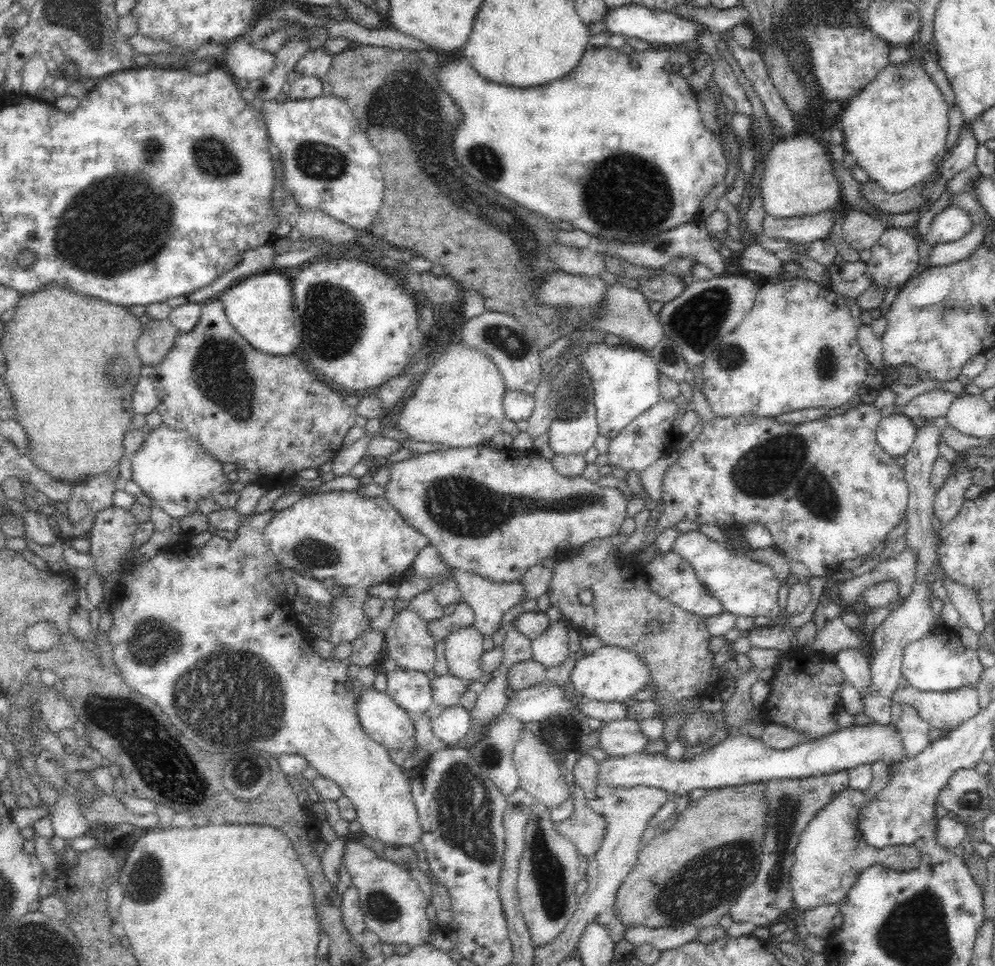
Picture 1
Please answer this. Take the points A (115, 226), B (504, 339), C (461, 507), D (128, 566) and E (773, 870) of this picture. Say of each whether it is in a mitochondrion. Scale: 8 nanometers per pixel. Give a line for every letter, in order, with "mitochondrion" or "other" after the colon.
A: mitochondrion
B: mitochondrion
C: mitochondrion
D: other
E: mitochondrion

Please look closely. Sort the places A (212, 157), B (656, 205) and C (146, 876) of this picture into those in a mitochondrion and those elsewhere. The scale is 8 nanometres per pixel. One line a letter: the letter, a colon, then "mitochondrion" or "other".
A: mitochondrion
B: mitochondrion
C: mitochondrion

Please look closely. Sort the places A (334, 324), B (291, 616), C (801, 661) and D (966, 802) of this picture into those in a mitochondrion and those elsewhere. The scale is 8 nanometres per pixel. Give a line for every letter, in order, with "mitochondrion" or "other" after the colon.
A: mitochondrion
B: other
C: other
D: mitochondrion

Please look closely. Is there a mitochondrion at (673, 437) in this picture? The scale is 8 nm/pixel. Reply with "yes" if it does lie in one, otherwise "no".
no

